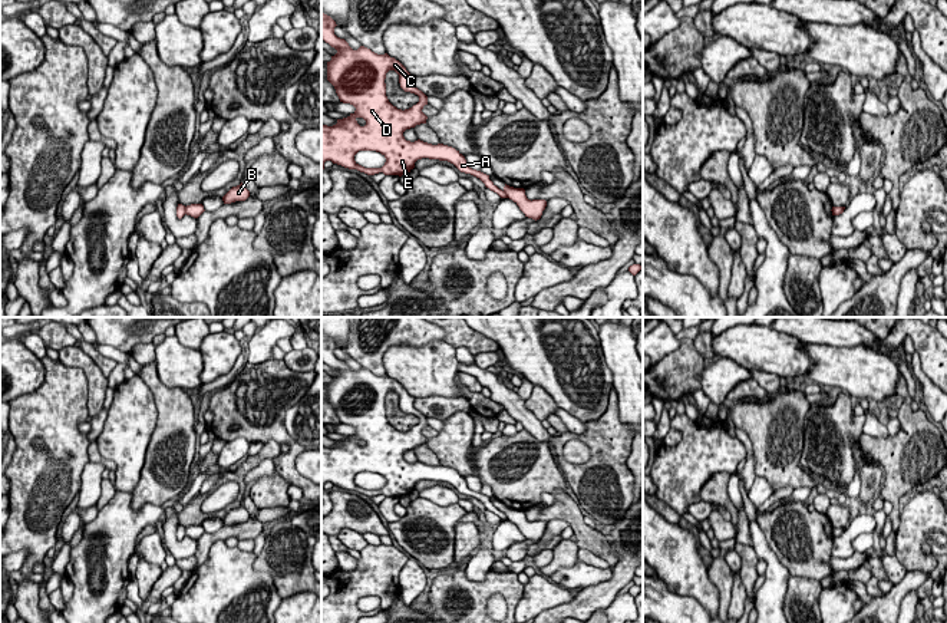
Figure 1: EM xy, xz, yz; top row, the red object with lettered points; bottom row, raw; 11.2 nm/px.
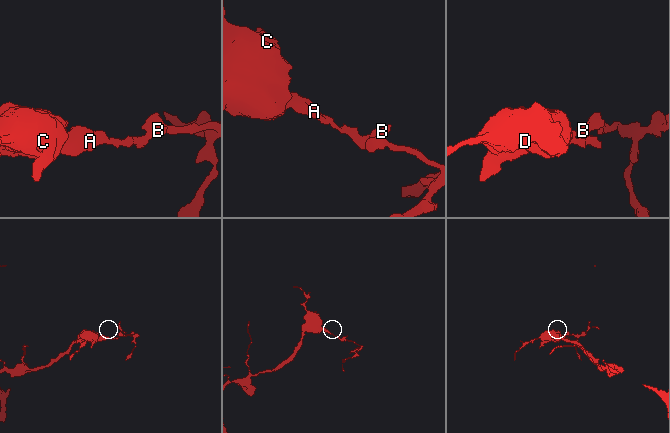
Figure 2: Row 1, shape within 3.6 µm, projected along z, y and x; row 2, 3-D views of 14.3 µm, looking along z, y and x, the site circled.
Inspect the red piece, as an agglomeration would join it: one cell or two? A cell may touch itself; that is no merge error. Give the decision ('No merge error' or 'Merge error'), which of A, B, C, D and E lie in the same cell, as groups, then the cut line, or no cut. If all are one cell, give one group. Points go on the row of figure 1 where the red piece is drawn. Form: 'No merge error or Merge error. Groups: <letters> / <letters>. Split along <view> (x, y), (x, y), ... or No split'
Merge error. Groups: A C D E / B. Split along xz (504, 190), (507, 197)

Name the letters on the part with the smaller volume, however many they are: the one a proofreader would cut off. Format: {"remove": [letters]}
{"remove": ["B"]}

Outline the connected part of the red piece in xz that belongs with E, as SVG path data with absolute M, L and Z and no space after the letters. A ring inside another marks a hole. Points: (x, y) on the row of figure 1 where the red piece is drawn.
M321 13L321 39L337 50L327 62L327 80L334 86L340 102L353 105L356 111L337 119L333 126L321 125L321 172L324 162L331 161L367 175L383 172L402 177L415 168L418 159L429 158L453 164L461 172L479 178L486 188L507 198L489 175L472 169L455 148L405 139L406 129L426 123L428 116L422 109L428 105L428 96L413 85L415 76L399 60L364 46L353 50L344 39L334 34L336 26L330 16ZM389 70L399 75L405 92L419 96L416 105L402 111L389 102L385 83ZM359 151L380 152L386 162L382 168L364 168L354 161Z

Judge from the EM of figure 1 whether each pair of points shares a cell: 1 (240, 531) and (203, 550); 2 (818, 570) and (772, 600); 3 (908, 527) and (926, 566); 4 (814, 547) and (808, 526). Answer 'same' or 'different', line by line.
1: same
2: different
3: same
4: same

